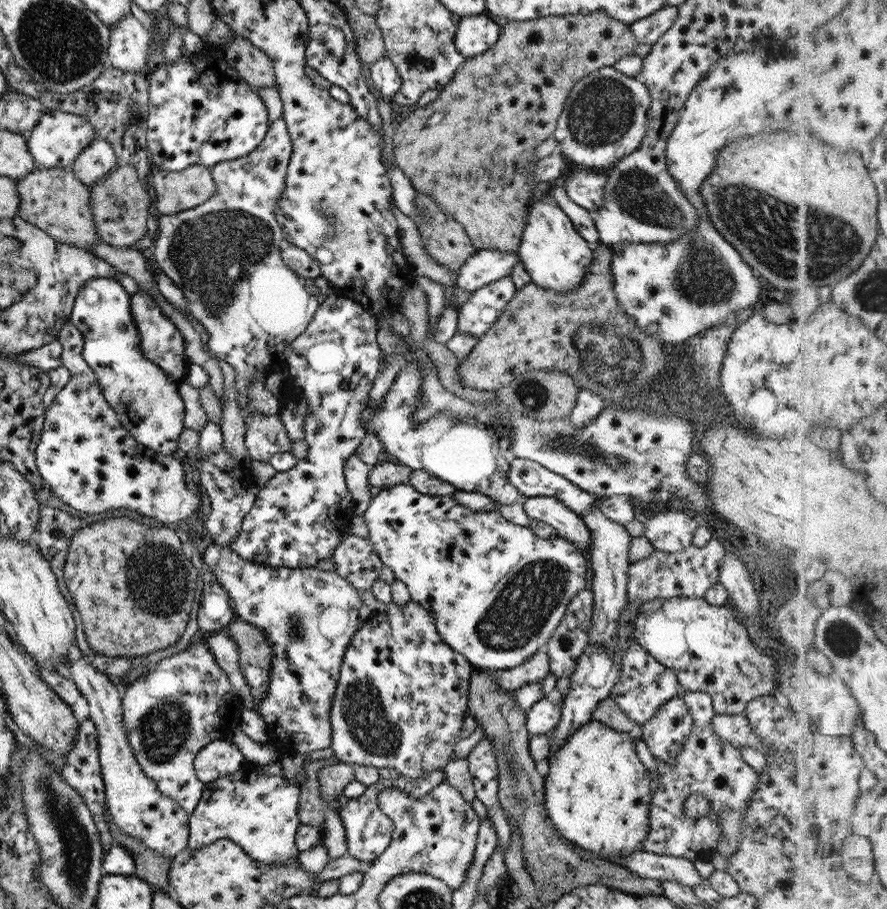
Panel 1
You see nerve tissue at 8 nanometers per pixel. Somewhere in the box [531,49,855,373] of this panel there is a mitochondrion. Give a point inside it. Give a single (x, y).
(604, 109)

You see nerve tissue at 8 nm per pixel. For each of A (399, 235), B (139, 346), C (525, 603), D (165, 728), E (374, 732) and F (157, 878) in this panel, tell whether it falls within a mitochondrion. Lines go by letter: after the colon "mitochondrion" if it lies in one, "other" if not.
A: other
B: other
C: mitochondrion
D: mitochondrion
E: mitochondrion
F: other

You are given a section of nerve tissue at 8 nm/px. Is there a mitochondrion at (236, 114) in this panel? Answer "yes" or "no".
no

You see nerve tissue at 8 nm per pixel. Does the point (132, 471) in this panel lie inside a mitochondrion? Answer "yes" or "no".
no

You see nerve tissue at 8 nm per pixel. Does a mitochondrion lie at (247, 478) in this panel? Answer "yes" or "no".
no

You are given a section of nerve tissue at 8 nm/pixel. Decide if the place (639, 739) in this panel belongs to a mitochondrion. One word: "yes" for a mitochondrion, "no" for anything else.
no

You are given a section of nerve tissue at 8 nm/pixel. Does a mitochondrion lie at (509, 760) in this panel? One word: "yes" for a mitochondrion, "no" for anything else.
yes

